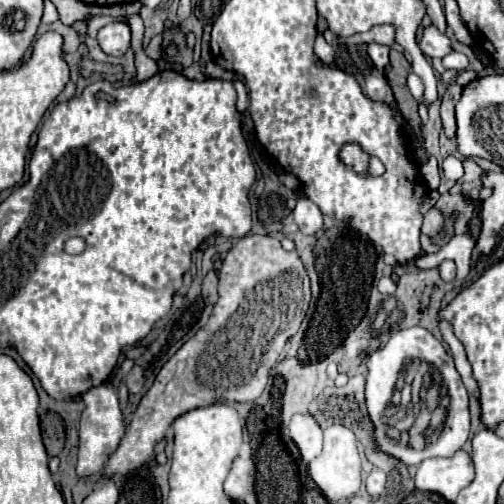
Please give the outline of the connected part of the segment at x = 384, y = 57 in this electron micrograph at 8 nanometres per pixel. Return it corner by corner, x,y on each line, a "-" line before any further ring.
371,43
367,47
367,55
371,57
373,65
377,69
383,69
389,63
389,47
387,45
379,45
379,43

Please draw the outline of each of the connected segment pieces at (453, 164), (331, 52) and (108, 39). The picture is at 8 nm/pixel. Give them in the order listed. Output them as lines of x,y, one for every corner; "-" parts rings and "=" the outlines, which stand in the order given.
449,155
449,157
443,159
442,170
445,177
455,181
464,174
464,168
463,165
461,165
461,161
455,159
453,155
=
317,35
317,39
315,39
315,55
317,55
325,65
333,63
333,59
335,59
335,49
323,39
323,35
=
109,23
99,29
97,41
107,55
123,55
131,43
131,29
127,23

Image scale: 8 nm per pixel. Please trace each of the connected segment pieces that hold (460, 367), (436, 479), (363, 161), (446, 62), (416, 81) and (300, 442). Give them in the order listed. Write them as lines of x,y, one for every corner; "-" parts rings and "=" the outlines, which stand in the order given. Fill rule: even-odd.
441,321
441,323
439,323
439,331
441,331
443,339
447,341
447,345
451,347
451,355
453,355
455,367
457,367
457,371
459,371
459,375
461,375
467,391
477,399
477,383
475,383
473,377
471,377
471,365
469,365
469,361
467,361
467,355
465,355
463,345
461,345
459,339
453,335
451,325
449,325
447,321
=
459,449
453,457
425,459
415,473
415,489
433,491
447,501
455,501
459,491
475,477
475,467
467,451
=
345,143
339,151
339,159
357,175
369,175
369,155
357,143
=
449,53
449,57
443,57
443,67
445,69
455,69
455,71
463,71
467,67
467,57
463,53
=
409,73
409,77
407,77
407,85
409,85
411,95
413,95
415,99
421,99
421,95
423,95
423,81
421,81
415,73
=
295,413
289,423
289,435
301,451
305,463
321,453
323,447
323,429
311,413

